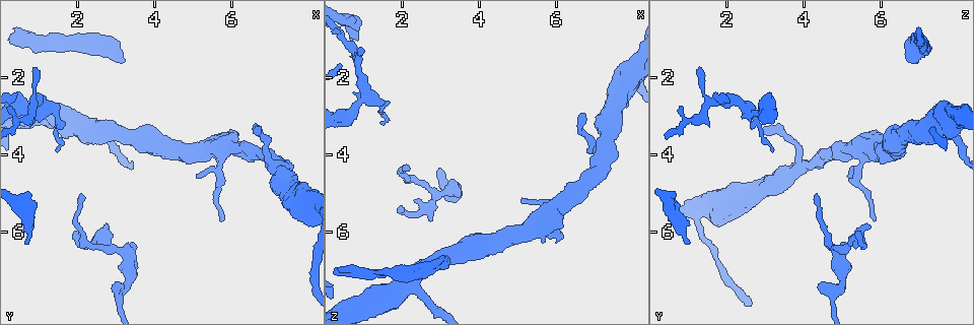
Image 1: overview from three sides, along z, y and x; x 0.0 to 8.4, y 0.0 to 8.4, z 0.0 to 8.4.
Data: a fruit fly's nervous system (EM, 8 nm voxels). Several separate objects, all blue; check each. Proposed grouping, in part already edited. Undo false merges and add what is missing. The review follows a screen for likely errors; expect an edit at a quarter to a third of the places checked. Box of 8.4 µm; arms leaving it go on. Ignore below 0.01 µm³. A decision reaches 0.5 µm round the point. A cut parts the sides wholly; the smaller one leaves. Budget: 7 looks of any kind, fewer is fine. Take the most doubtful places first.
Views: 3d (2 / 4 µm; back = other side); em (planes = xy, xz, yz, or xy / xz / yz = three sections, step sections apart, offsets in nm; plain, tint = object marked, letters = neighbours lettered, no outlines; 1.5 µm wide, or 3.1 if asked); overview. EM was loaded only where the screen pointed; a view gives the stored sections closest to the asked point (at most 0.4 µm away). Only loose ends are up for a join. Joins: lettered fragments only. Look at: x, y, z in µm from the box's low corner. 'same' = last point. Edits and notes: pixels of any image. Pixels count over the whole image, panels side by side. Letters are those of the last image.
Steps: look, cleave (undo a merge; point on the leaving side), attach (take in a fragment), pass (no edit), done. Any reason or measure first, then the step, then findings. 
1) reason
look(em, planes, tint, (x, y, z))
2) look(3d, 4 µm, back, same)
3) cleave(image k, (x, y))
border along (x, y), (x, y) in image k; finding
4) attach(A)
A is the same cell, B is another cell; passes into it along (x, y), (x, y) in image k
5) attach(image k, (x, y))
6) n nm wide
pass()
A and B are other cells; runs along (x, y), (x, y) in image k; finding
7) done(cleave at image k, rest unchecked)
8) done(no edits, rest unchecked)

free end
look(3d, 4 µm, (0.70, 6.35, 1.00))

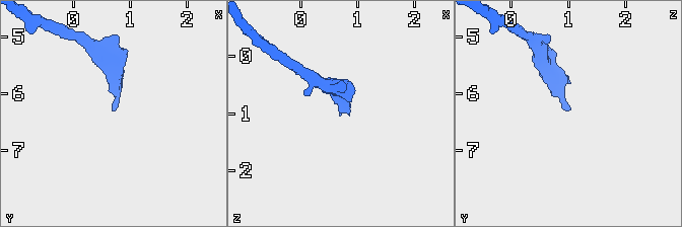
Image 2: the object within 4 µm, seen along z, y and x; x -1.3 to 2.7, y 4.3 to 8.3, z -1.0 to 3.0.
shape alone is not enough
look(em, xz, step 8, letters, (0.70, 6.30, 1.05))

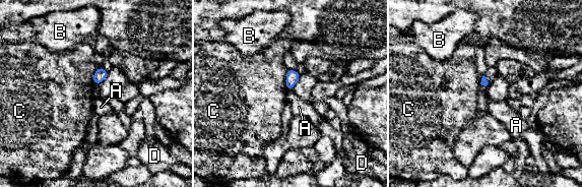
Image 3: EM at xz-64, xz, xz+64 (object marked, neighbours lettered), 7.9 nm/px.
look(em, planes, letters, same)

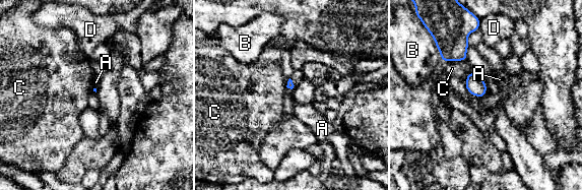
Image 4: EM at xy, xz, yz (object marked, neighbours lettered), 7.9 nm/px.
pass()
A, B, C and D are other cells; border along (484, 82), (487, 88) in image 4; none of them fits

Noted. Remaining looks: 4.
look(3d, 2 µm, (2.10, 5.00, 4.30))

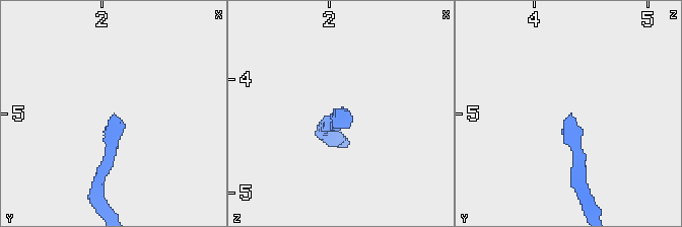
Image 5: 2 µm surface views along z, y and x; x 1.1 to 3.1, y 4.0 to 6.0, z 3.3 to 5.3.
now the EM
look(em, planes, letters, (2.10, 5.00, 4.32))

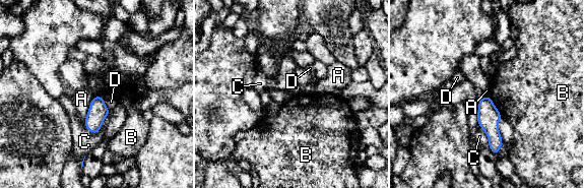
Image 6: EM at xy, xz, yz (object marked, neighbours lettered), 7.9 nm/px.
150 nm wide
pass()
A, B, C and D are other cells; border along (490, 98), (502, 115) in image 6; no lettered fragment goes on from it

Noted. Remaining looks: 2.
branch stops here
look(3d, 4 µm, back, (2.80, 5.90, 5.75))

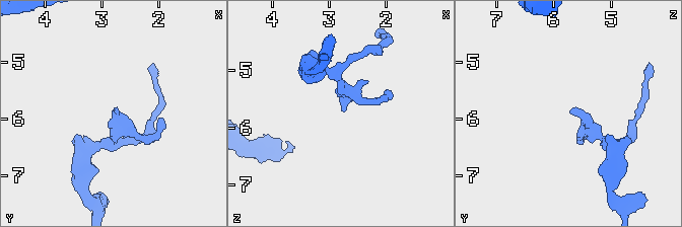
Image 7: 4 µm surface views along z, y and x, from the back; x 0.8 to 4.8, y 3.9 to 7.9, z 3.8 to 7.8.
arms of 160, 170 nm; shape alone is not enough
look(em, planes, letters, (2.80, 5.85, 5.70))

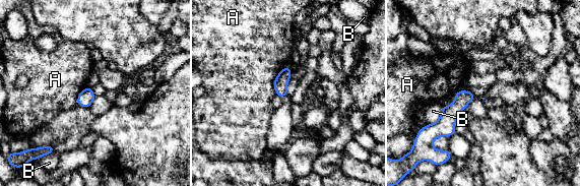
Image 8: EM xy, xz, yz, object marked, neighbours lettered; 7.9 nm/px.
110 nm wide
pass()
A and B are other cells; border along (288, 66), (274, 79), (275, 94) in image 8; no lettered fragment goes on from it

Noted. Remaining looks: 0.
done(no edits, rest unchecked)

